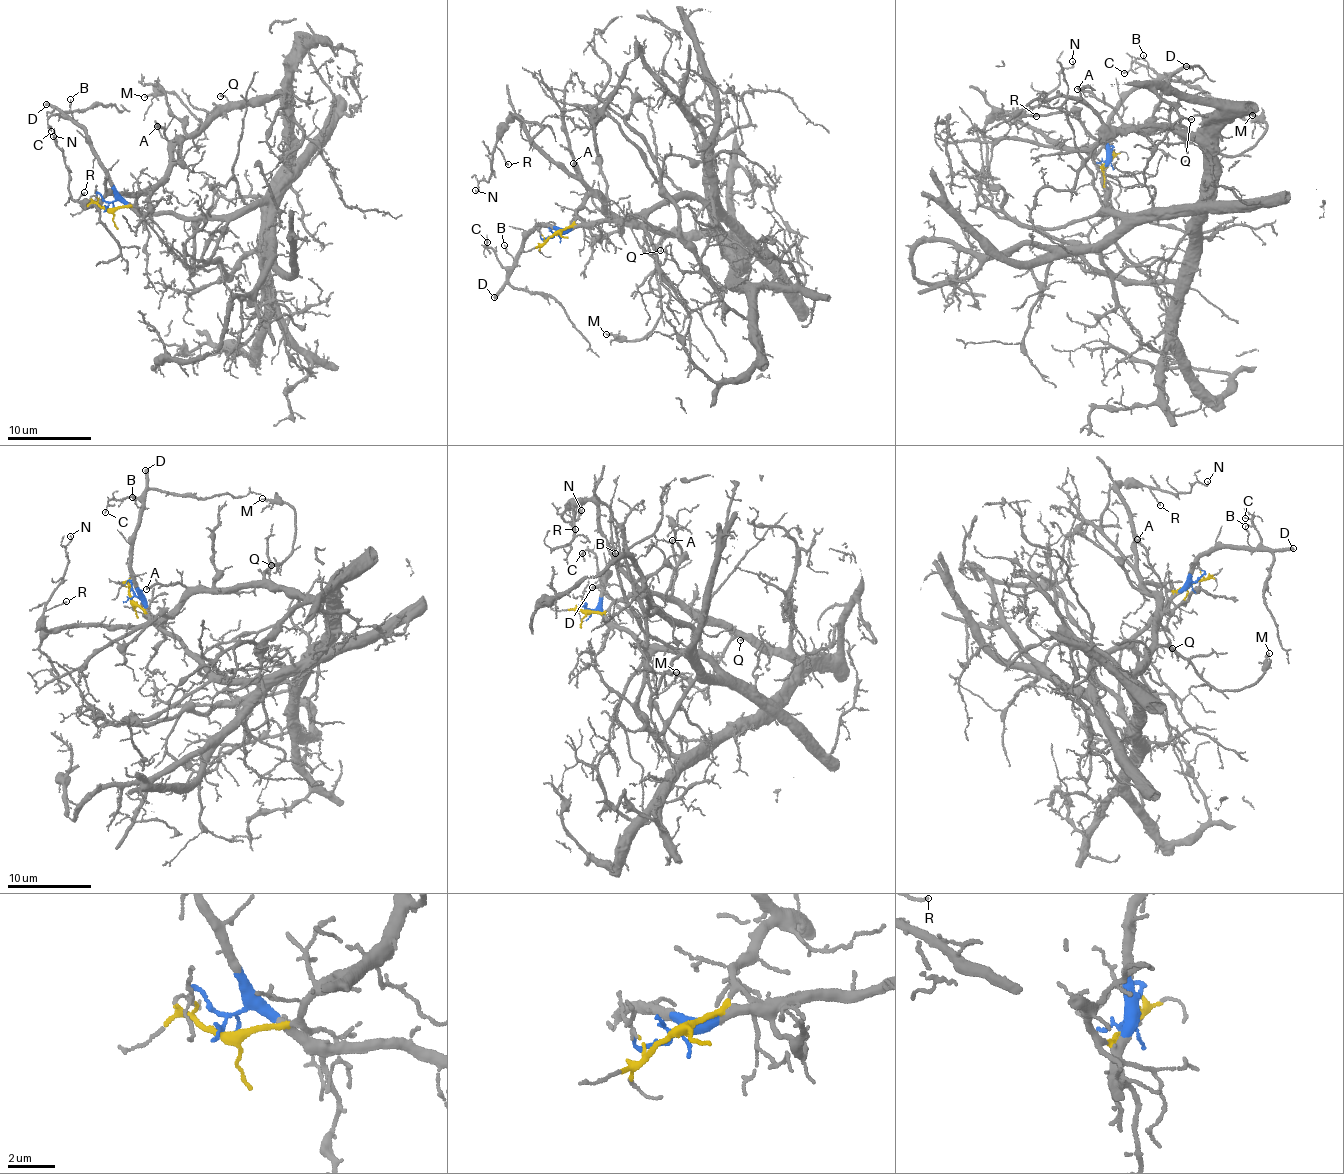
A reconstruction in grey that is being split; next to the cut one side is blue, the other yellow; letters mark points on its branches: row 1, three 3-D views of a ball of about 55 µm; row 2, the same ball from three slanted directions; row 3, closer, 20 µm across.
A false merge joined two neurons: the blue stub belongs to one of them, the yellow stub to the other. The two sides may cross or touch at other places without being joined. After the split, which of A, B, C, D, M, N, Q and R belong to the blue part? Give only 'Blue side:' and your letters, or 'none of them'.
Blue side: B, C, D

